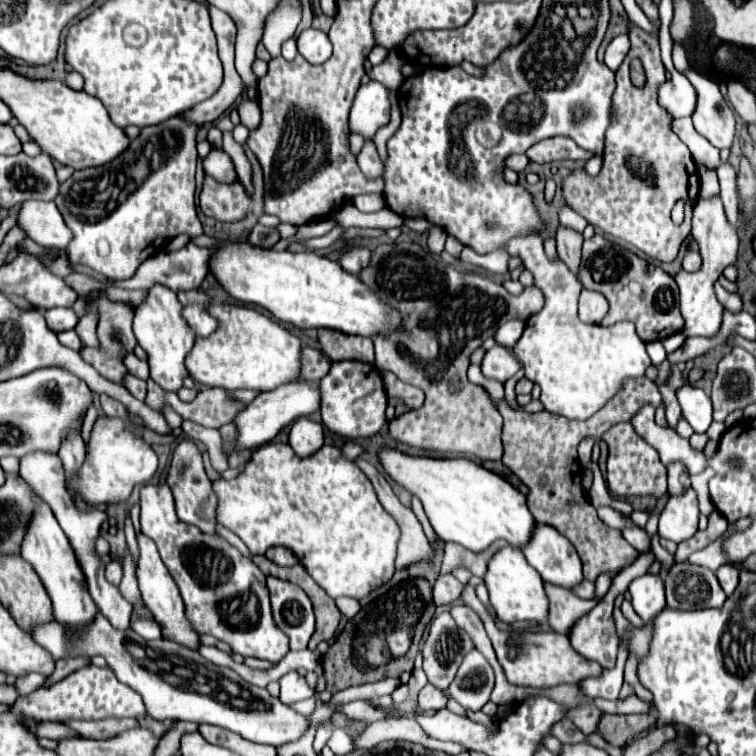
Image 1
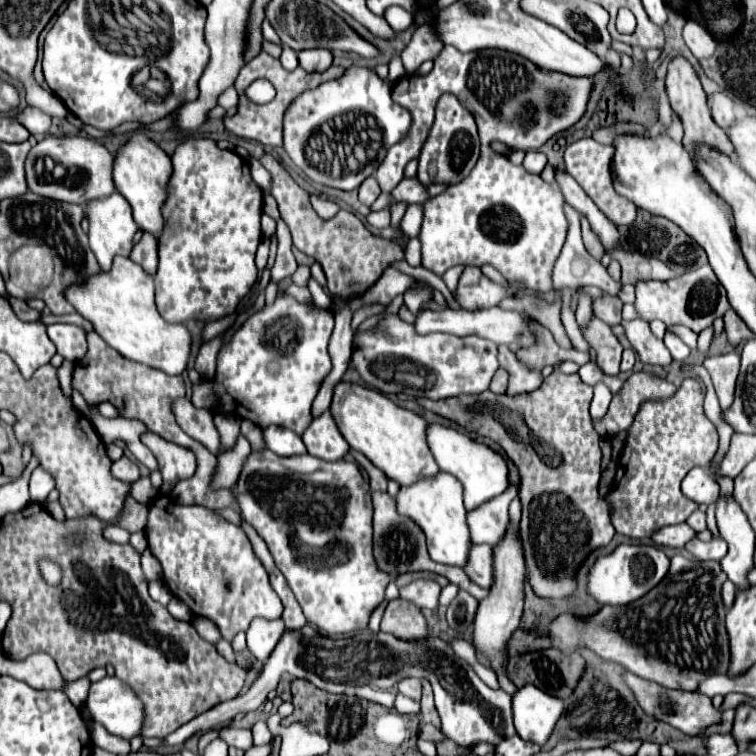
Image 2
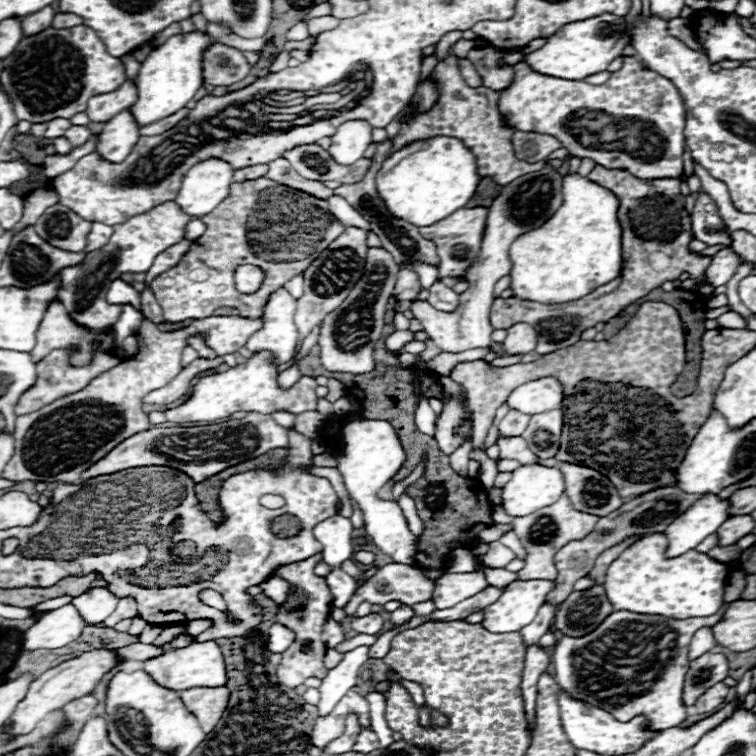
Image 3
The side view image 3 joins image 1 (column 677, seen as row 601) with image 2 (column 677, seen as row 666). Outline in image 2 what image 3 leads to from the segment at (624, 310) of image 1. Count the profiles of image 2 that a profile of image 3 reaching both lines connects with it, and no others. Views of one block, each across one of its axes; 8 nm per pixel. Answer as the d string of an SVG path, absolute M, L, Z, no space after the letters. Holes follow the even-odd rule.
M702 266L694 272L686 272L666 282L658 282L658 280L638 282L636 284L636 310L646 322L662 320L666 326L682 324L694 332L702 332L704 328L712 326L716 318L722 318L726 310L730 310L730 302L728 302L724 286L718 282L712 268Z

